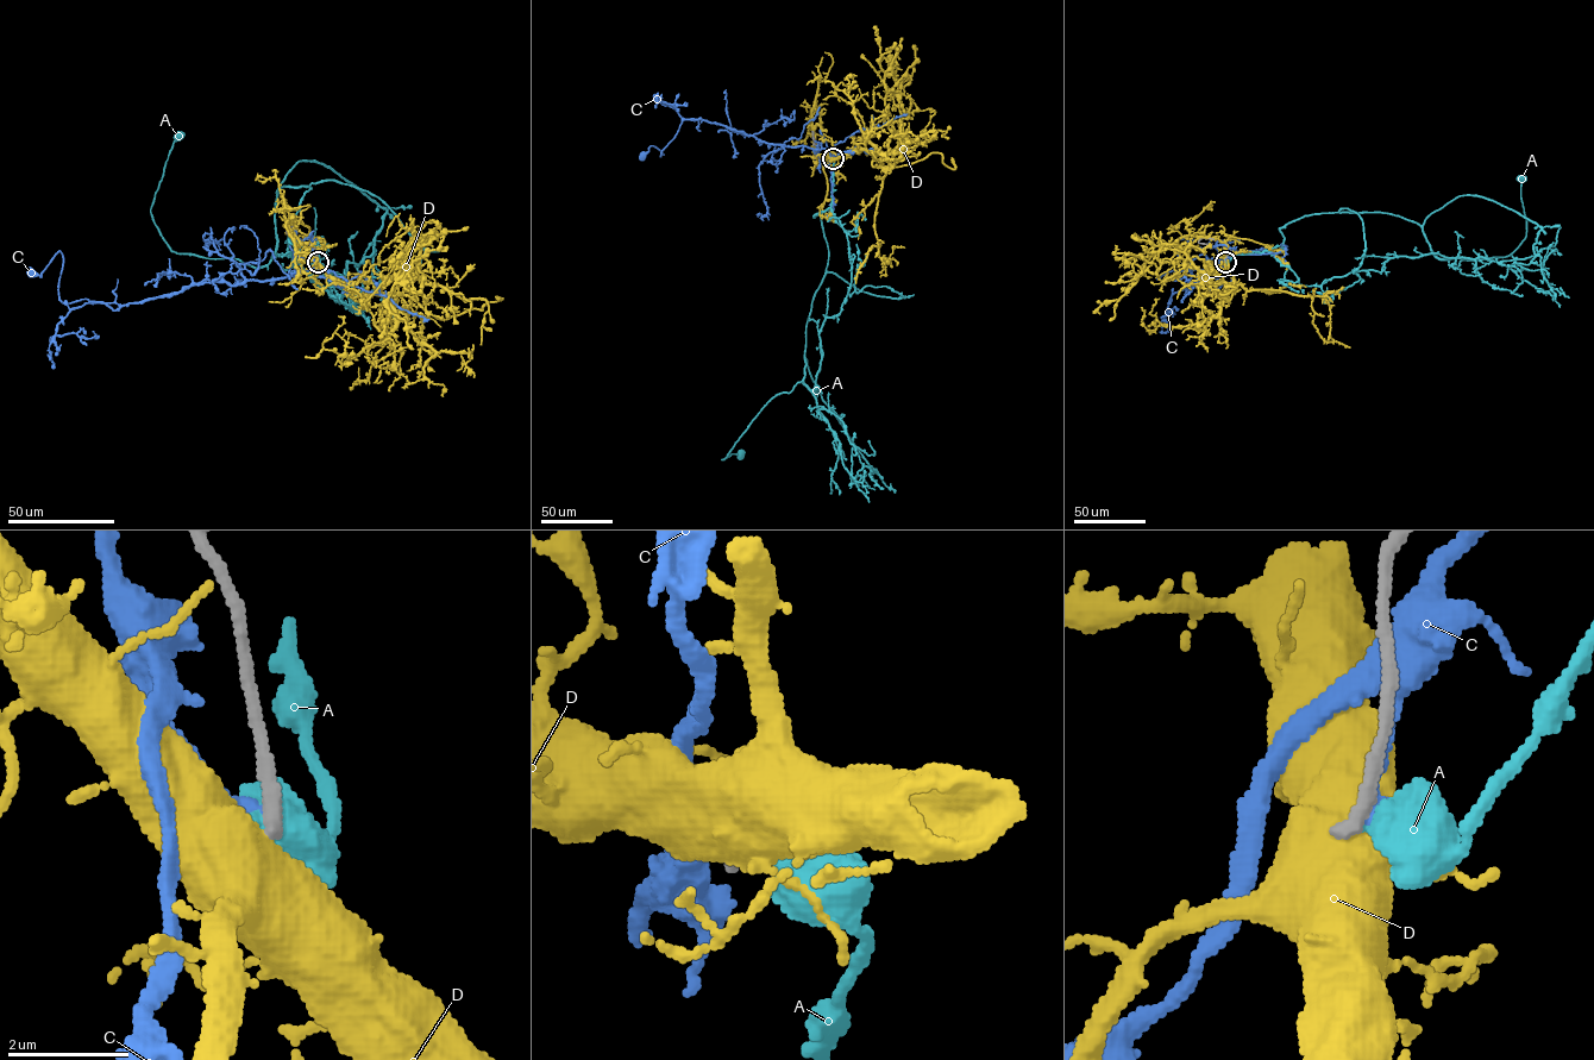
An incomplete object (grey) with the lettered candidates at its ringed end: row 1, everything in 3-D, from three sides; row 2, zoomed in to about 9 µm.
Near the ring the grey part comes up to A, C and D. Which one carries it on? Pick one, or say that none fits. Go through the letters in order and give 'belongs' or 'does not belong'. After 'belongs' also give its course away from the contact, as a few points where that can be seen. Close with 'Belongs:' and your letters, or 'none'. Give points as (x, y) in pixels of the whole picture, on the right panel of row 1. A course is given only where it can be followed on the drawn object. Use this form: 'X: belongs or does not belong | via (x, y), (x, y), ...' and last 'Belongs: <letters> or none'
A: does not belong
C: does not belong
D: does not belong
Belongs: none

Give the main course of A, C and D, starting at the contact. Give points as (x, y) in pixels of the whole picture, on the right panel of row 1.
A: (1225, 262), (1275, 255), (1279, 229), (1336, 212), (1417, 223), (1450, 265), (1505, 257), (1526, 234), (1522, 179)
C: (1225, 262), (1211, 278), (1206, 275), (1186, 290), (1218, 288), (1223, 282), (1219, 255), (1212, 269), (1223, 269)
D: (1225, 262), (1216, 283), (1235, 283), (1248, 290), (1311, 296), (1312, 322), (1322, 338), (1350, 347)

